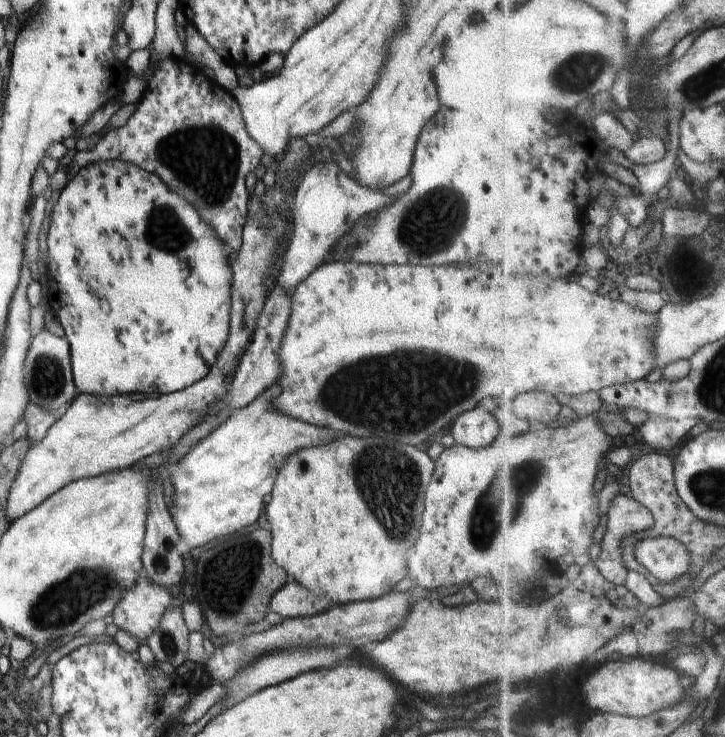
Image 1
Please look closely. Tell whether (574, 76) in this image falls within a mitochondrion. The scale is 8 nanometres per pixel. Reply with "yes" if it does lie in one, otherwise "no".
yes

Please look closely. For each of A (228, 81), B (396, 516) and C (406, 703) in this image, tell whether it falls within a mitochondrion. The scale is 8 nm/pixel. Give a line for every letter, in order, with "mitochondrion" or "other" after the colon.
A: other
B: mitochondrion
C: other

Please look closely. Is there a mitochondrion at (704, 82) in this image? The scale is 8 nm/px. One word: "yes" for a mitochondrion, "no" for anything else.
yes

